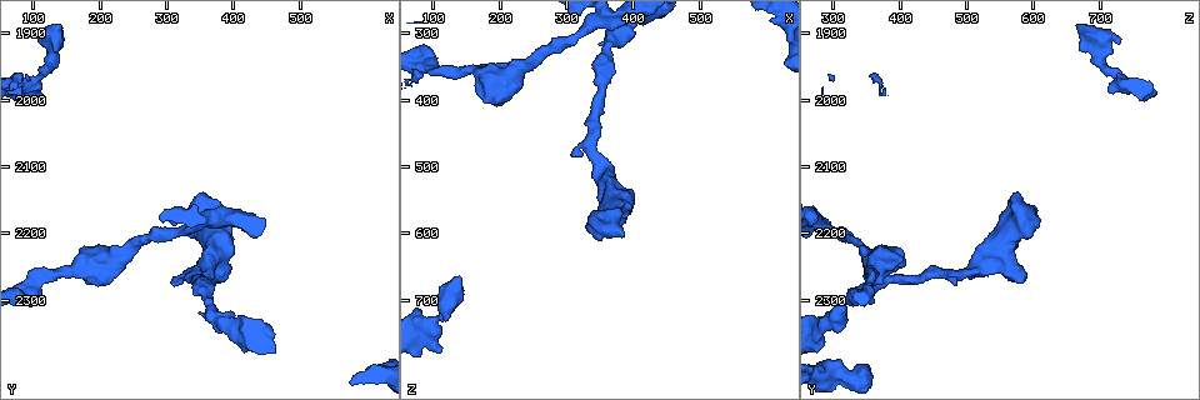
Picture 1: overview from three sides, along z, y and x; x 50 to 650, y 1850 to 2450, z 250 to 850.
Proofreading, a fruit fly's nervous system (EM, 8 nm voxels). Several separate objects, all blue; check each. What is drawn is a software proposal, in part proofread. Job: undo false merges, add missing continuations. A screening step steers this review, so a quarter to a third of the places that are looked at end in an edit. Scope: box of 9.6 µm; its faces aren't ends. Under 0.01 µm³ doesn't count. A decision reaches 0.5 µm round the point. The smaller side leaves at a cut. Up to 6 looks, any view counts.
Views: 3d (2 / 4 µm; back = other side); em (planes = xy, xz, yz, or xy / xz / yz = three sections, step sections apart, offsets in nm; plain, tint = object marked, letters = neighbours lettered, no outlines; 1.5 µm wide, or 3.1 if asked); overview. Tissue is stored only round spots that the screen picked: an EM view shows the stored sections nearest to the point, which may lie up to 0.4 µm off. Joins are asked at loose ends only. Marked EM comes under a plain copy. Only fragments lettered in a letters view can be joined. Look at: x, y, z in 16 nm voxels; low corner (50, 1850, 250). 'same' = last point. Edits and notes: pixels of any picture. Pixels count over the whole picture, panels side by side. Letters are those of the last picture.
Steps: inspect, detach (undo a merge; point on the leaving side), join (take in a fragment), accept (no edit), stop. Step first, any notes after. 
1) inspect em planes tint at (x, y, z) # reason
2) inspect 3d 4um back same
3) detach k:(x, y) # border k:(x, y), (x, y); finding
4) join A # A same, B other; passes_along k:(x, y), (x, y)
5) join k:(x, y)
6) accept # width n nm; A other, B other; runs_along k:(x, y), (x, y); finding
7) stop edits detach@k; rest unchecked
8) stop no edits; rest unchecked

inspect em yz step 4 tint at (315, 2280, 480) # branch stops here

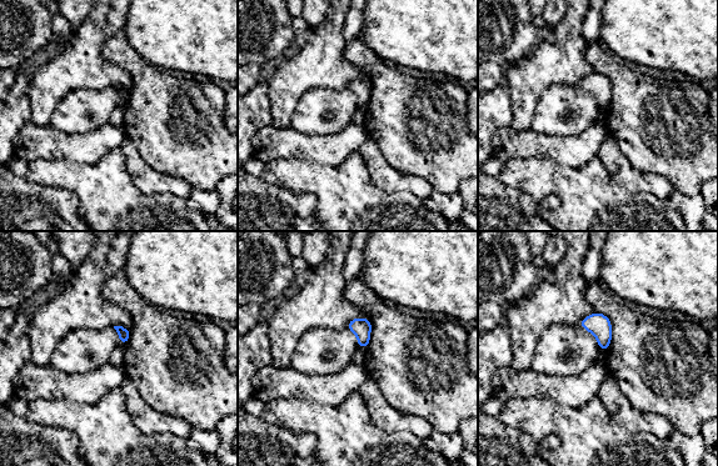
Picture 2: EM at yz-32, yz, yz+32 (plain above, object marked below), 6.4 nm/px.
inspect em planes letters same # cut it another way

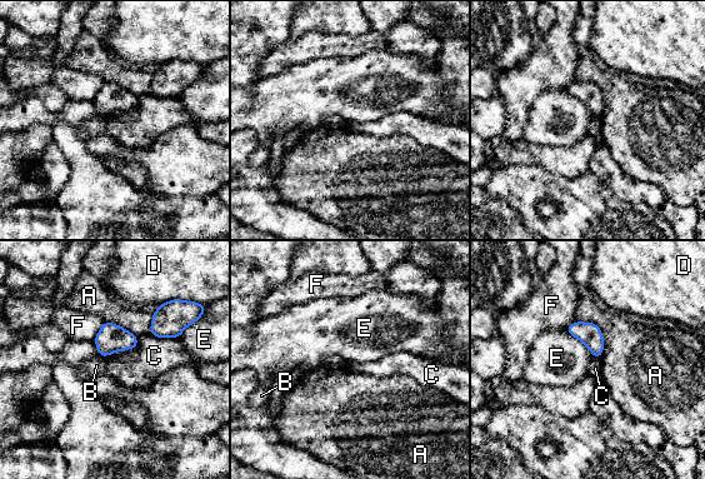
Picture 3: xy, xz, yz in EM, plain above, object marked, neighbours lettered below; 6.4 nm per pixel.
accept # A other, B other, C other, D other, E other, F other; border 3:(136, 347), (115, 350), (105, 357); none of them fits

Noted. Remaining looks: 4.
inspect em planes letters at (90, 2290, 355) # sharp bend

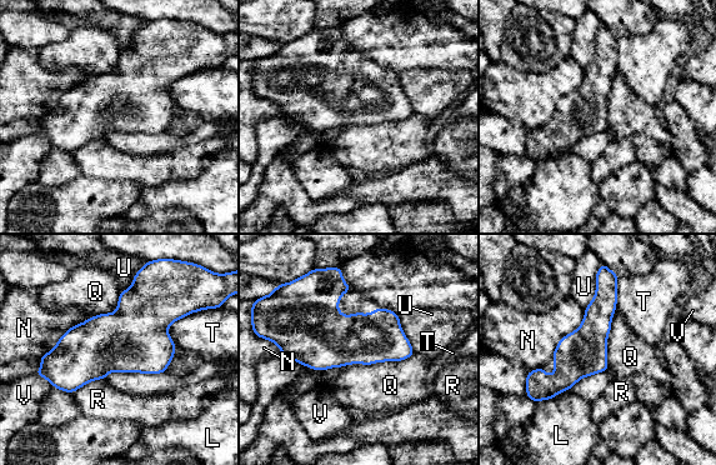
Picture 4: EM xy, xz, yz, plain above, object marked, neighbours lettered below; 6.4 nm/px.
accept # L other, N other, Q other, R other, T other, U other, V other; border 4:(414, 353), (405, 359), (341, 368); continuous, no second neuron

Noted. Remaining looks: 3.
inspect 3d 2um at (110, 1990, 775) # an open end

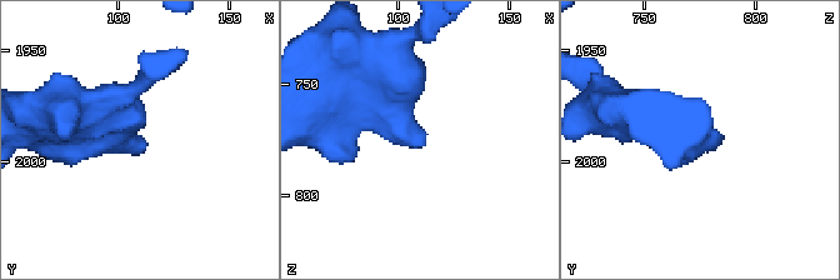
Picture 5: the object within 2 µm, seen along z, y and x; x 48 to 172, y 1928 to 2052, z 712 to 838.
inspect em yz step 4 letters at (111, 1989, 777) # shape alone is not enough

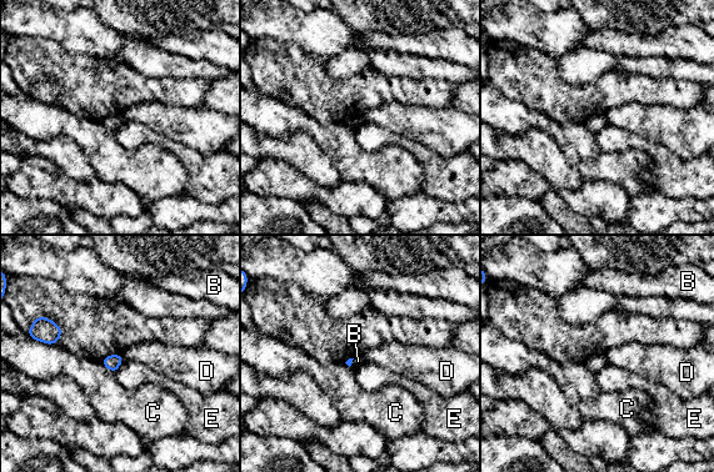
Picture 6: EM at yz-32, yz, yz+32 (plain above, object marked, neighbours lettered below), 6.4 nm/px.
inspect em planes letters same # another direction

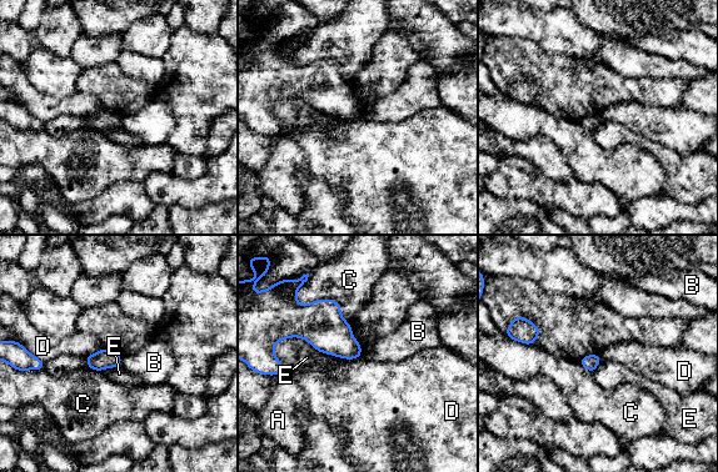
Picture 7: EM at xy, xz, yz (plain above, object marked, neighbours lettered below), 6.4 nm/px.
accept # A other, B other, C other, D other, E other; border 7:(273, 346), (303, 337), (319, 351); none of them fits

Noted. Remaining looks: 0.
stop no edits; rest unchecked

